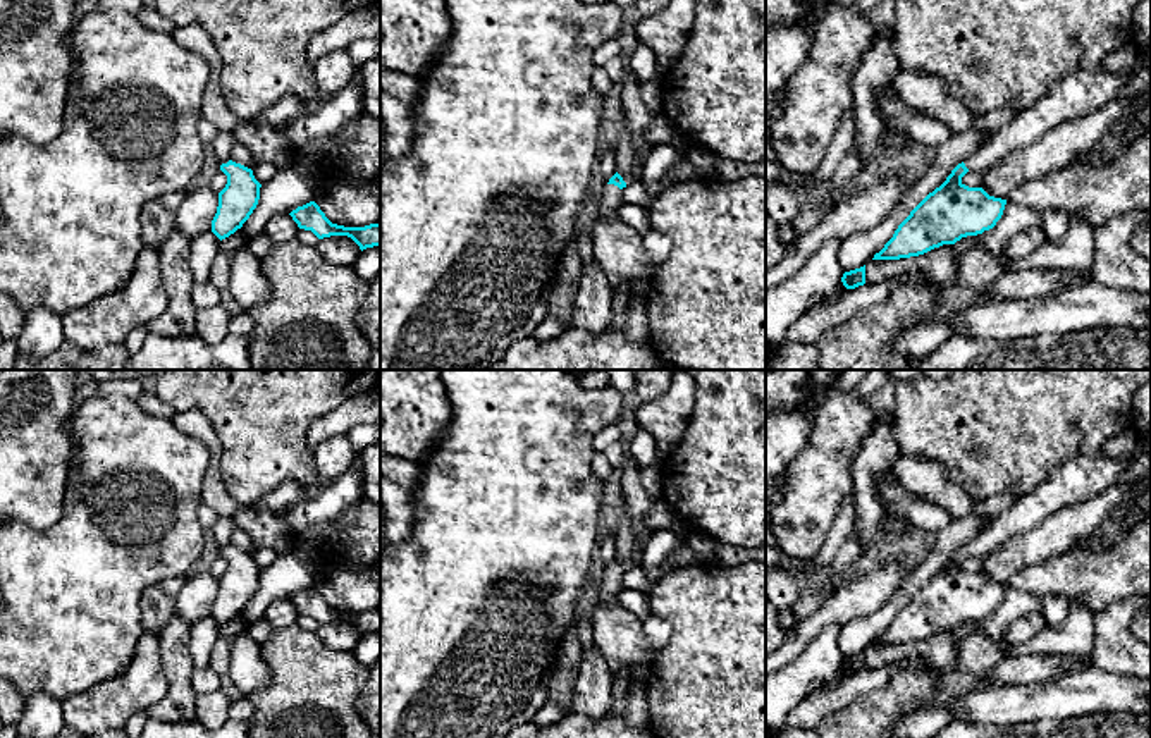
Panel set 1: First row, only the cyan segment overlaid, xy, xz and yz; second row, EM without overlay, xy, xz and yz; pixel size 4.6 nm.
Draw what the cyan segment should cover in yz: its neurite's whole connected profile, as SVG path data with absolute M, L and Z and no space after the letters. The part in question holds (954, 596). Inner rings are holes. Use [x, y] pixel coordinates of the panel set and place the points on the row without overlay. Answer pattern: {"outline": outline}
{"outline": "M1105 454L1077 456L1055 468L1041 485L1017 499L988 530L958 549L946 566L910 597L872 645L919 642L993 614L1003 600L1006 585L989 581L982 573L969 573L962 563L969 556L996 550L1017 533L1039 525L1055 509L1098 495L1118 482L1130 459L1111 459Z"}

